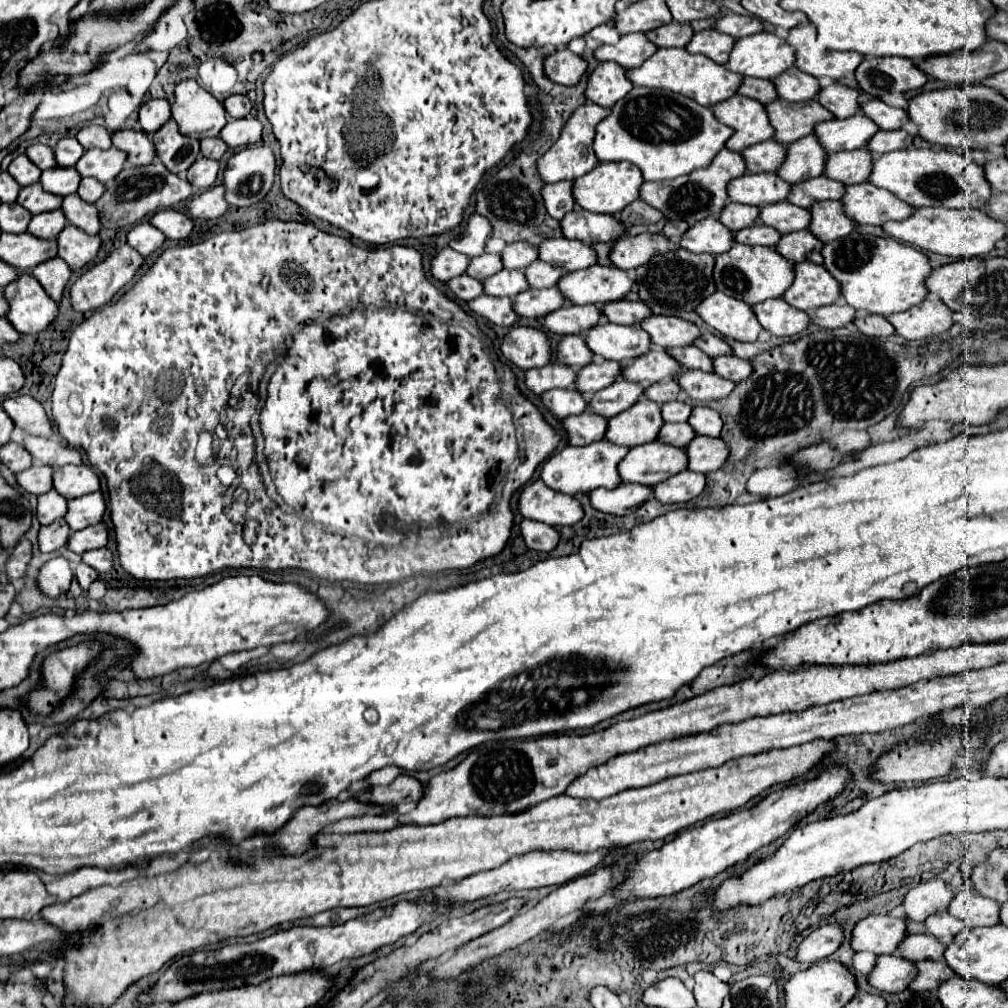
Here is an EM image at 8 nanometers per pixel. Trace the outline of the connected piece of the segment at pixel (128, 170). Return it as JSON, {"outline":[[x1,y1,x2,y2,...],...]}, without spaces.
{"outline":[[151,163,145,167,125,167,113,181,107,183,103,197,95,201,95,207,99,211,103,227,119,229,129,227,159,209,169,209,179,201,187,201,191,195,193,187,187,179,169,173,161,163]]}

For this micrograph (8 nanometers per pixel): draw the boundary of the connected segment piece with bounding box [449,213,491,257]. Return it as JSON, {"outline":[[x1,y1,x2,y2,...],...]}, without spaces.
{"outline":[[473,213,469,217,467,227,461,233,461,237,453,239,449,243,449,247,459,251,459,253,463,253,463,255,467,255,467,257,477,257,477,255,483,253,489,235,491,235,491,223,485,217]]}

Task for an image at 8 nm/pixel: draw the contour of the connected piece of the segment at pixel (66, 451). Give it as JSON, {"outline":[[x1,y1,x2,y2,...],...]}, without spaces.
{"outline":[[27,435,23,445,35,461,49,465,53,469,63,467,63,465,81,465,83,463,77,449,67,447,63,443,57,443,55,439,43,439,43,437]]}

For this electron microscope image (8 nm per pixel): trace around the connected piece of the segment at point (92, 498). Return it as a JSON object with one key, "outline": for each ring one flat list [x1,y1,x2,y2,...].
{"outline":[[101,491,87,493,85,497,77,497,77,499,69,501,65,521,67,521,71,531,85,529,85,527,95,525,95,523,99,523,103,519,105,507,107,505,105,505,105,499,103,499]]}

